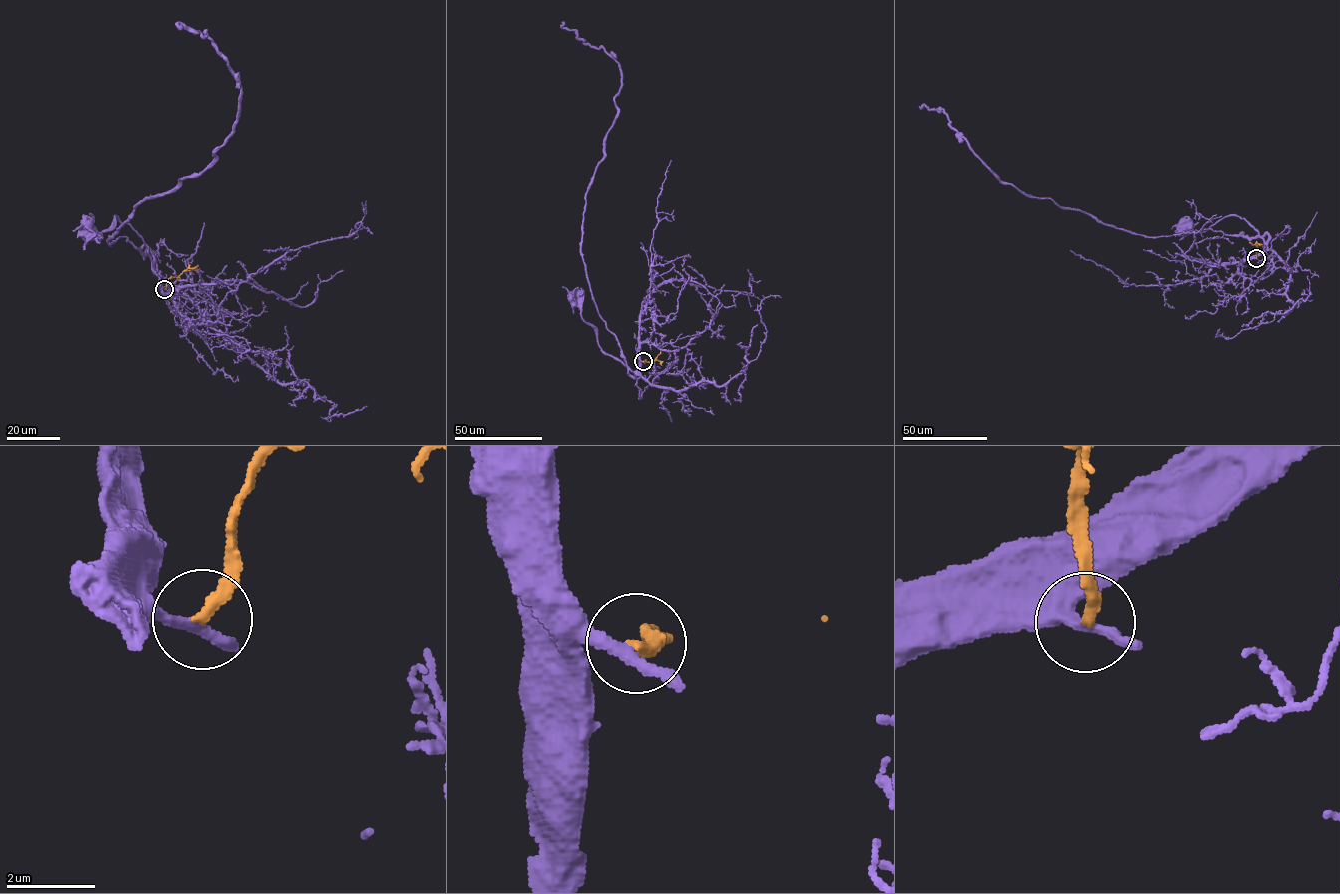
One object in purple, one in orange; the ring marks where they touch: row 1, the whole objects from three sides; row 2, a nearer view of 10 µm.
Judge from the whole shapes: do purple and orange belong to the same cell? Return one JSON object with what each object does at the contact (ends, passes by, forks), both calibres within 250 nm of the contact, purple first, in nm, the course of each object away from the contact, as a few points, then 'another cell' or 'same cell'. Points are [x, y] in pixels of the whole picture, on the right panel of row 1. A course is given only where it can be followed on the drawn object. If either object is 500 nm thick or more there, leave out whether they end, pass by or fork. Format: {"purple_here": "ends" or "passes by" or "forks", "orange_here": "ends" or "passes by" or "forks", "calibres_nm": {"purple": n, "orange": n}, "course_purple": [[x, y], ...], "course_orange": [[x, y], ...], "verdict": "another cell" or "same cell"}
{"purple_here": "passes by", "orange_here": "ends", "calibres_nm": {"purple": 240, "orange": 280}, "course_purple": [[1256, 258], [1264, 249], [1263, 238], [1243, 219], [1224, 216], [1204, 231], [1182, 230], [1183, 227]], "course_orange": [[1256, 258], [1257, 247], [1249, 242]], "verdict": "same cell"}

